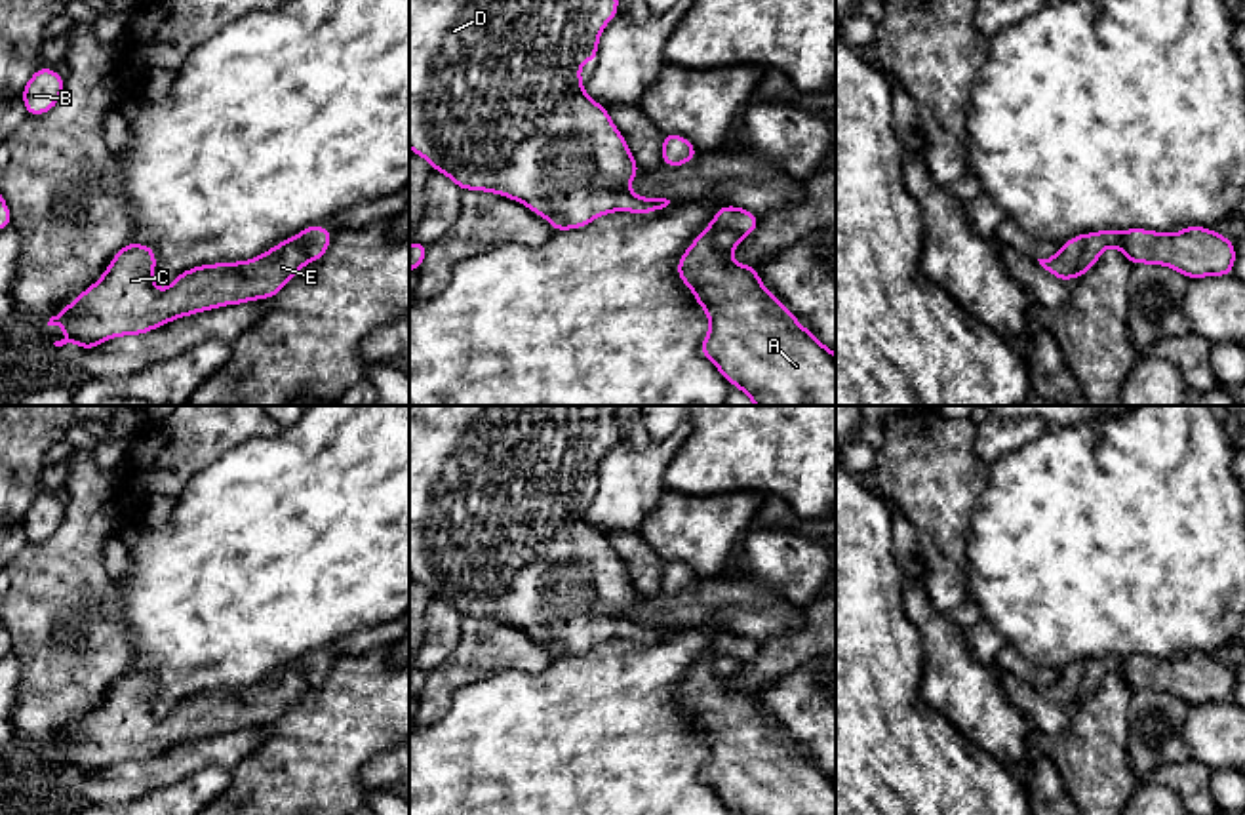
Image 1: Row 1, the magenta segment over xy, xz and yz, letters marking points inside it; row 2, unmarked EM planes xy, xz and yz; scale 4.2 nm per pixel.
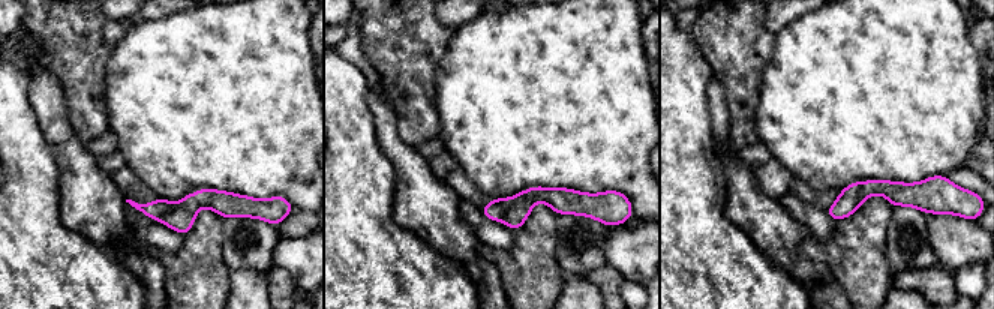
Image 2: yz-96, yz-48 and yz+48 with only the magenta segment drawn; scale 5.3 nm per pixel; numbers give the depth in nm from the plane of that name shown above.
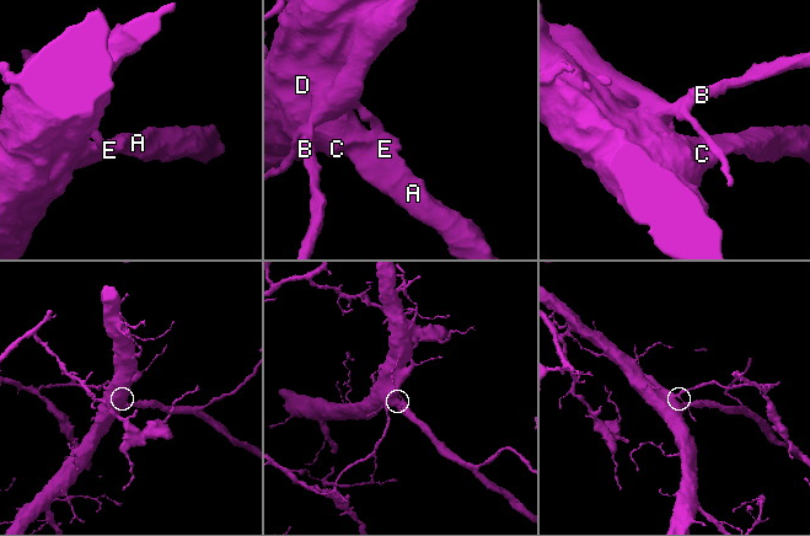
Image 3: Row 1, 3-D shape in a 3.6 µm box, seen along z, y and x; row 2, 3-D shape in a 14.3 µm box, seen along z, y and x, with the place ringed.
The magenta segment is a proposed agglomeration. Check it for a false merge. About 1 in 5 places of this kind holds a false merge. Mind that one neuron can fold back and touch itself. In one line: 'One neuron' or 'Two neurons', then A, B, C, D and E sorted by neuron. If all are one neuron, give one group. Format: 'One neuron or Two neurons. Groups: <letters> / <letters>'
Two neurons. Groups: A C D E / B

